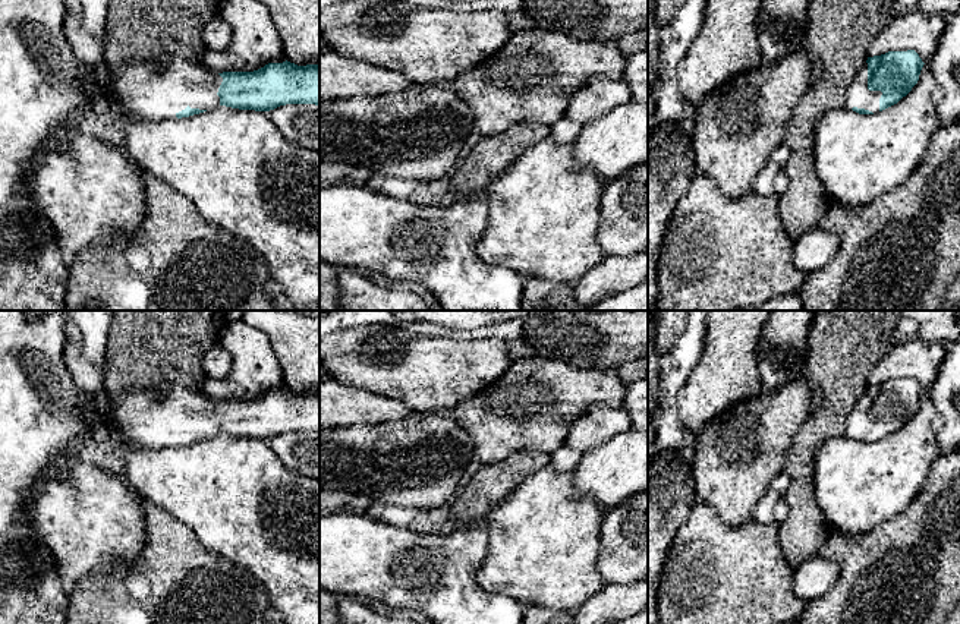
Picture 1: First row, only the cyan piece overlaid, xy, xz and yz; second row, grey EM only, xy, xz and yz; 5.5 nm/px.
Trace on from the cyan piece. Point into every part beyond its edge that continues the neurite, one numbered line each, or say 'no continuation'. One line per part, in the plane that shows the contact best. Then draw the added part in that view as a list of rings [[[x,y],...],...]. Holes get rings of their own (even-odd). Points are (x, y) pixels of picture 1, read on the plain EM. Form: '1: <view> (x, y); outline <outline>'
1: yz (858, 422); outline [[[865,390],[846,419],[846,435],[865,437],[872,441],[879,439],[881,419],[868,417],[868,391]]]

